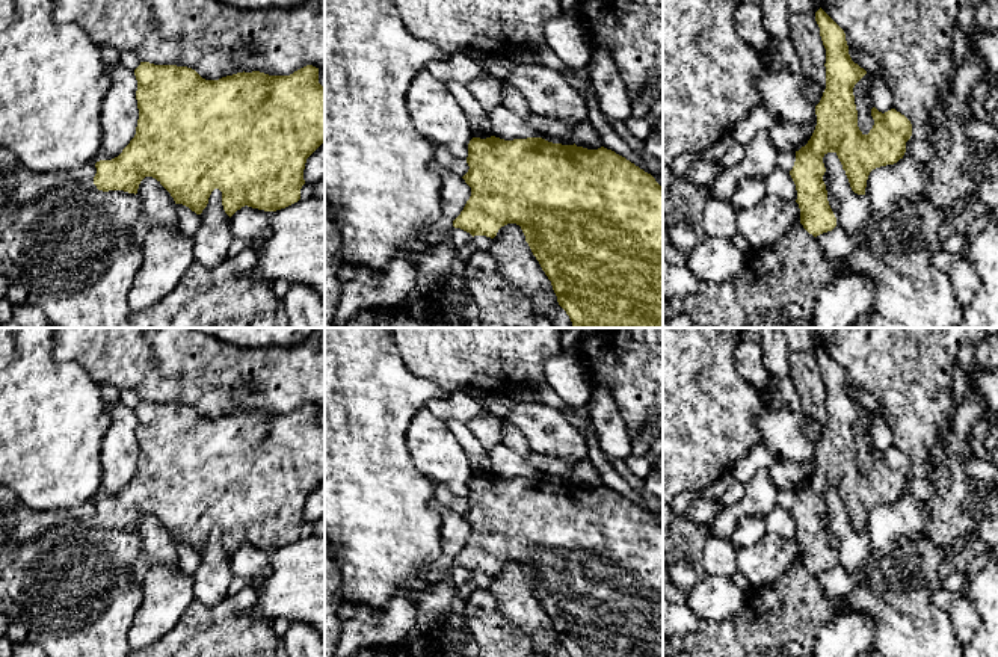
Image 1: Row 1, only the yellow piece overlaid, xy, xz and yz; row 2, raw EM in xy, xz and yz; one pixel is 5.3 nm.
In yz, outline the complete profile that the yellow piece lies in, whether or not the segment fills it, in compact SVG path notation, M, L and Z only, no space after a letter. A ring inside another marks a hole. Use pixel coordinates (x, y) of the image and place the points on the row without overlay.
M821 346L815 350L815 359L826 387L826 427L815 444L815 468L808 482L796 489L790 509L800 562L814 575L836 565L823 520L823 495L835 491L852 529L865 533L870 510L903 497L912 474L910 459L895 447L882 452L873 446L873 467L868 473L859 468L853 426L867 409L852 399L844 369Z

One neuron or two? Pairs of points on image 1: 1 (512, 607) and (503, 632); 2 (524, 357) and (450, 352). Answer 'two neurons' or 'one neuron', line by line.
1: two neurons
2: one neuron

